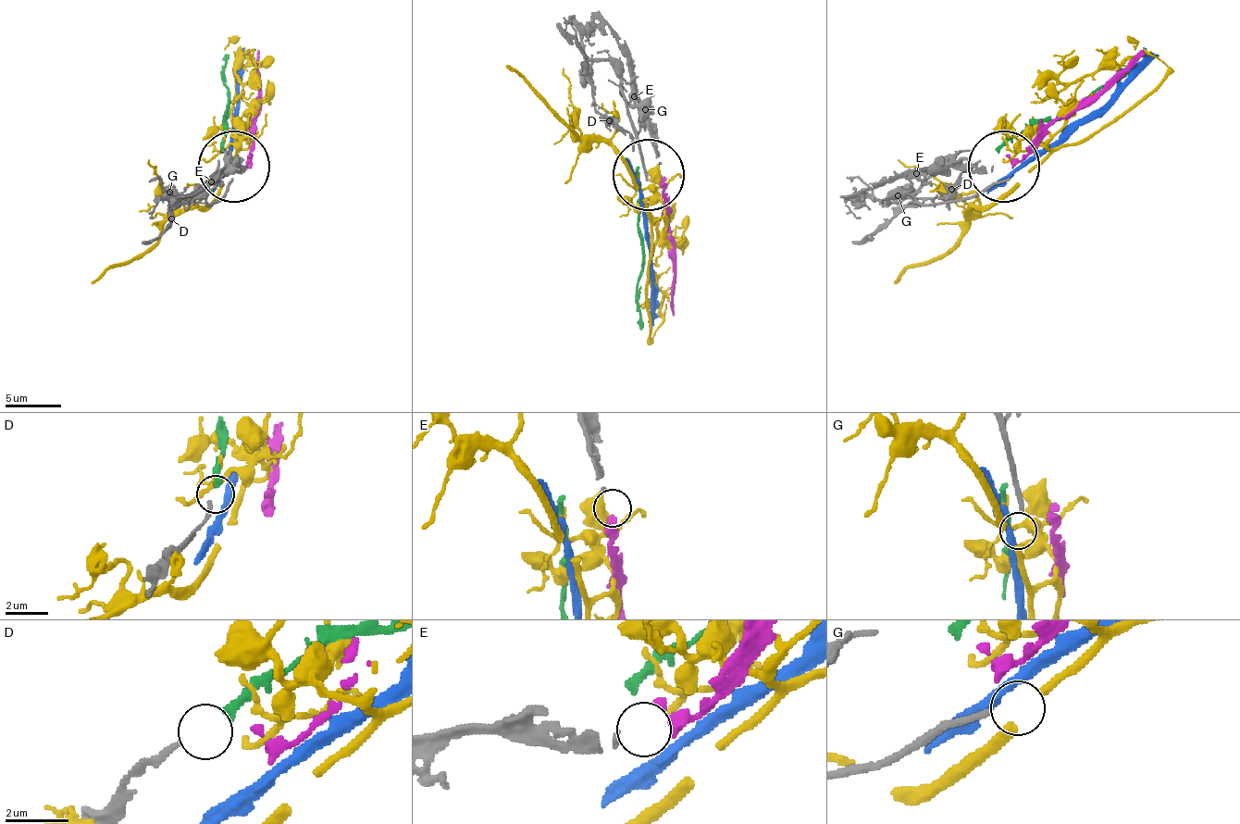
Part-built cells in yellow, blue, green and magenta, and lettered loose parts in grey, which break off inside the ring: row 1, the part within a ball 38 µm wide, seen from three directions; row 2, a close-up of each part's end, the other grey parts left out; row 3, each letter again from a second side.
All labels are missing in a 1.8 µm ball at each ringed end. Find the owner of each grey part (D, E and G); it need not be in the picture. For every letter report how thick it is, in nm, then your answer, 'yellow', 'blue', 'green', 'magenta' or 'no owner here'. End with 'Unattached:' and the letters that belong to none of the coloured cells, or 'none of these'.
D: calibre 190 nm; green
E: calibre 130 nm; magenta
G: calibre 200 nm; yellow
Unattached: none of these

